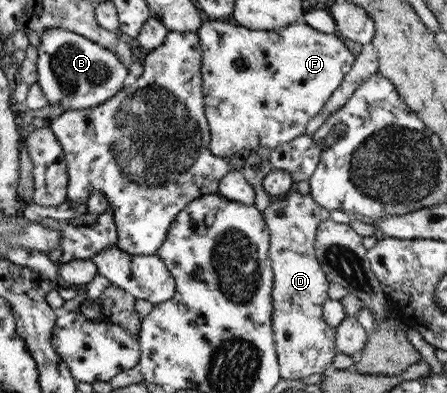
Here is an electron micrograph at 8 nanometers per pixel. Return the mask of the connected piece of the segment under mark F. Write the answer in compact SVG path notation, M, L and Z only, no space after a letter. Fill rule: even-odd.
M205 18L197 34L202 49L202 93L211 133L210 151L216 157L227 158L242 148L256 151L266 146L273 150L304 134L310 119L322 111L356 61L338 34L324 33L304 23L256 31L230 20Z

